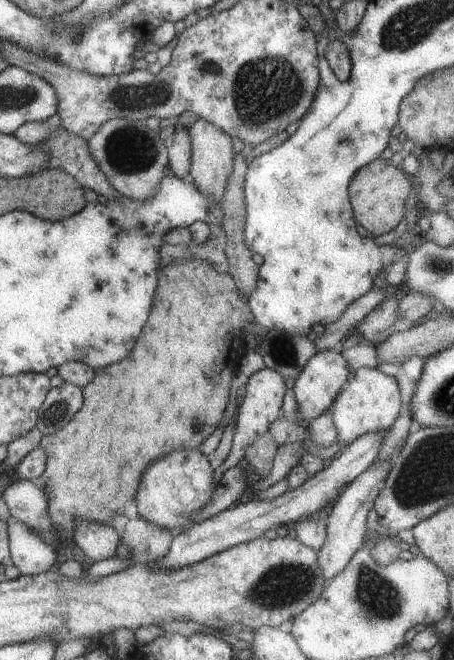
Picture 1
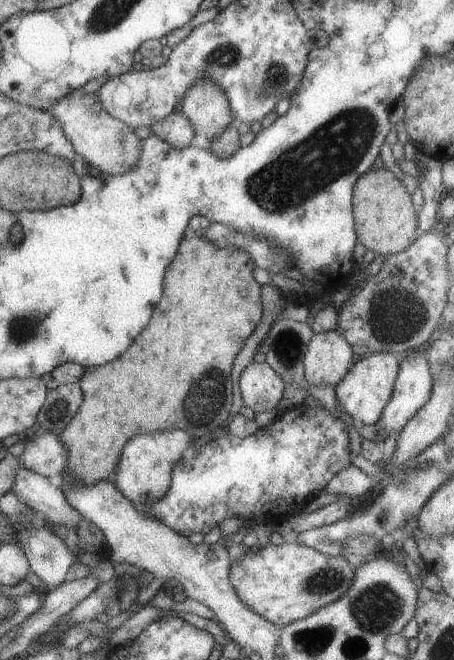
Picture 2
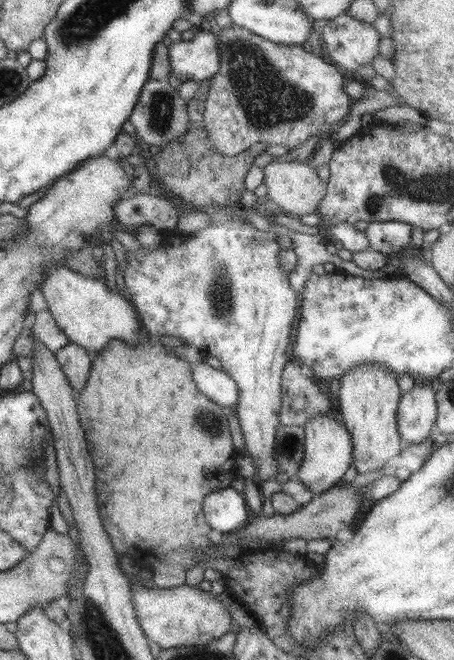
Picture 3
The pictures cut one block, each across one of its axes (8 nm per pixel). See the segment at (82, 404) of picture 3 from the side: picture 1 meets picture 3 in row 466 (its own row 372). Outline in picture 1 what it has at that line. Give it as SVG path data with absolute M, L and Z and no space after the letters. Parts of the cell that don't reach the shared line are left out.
M185 258L185 262L179 266L171 263L158 272L157 278L158 283L153 293L154 297L148 317L146 318L147 322L145 322L145 326L143 326L143 330L139 334L139 340L135 342L135 348L121 362L105 366L105 368L97 368L94 374L95 378L82 387L83 398L85 398L83 408L79 408L77 414L63 428L51 434L42 435L40 438L39 446L47 455L46 465L44 471L33 481L45 493L50 525L56 533L57 544L61 542L65 542L65 544L73 543L75 527L82 521L111 526L111 521L116 516L123 515L125 502L134 500L140 476L149 466L151 460L155 460L155 458L160 459L173 451L198 449L201 442L219 426L219 422L223 418L223 410L227 406L229 382L231 382L236 373L240 359L247 351L242 340L243 333L241 328L247 322L254 322L253 313L250 311L246 301L247 298L240 293L229 273L218 274L207 261L201 259Z

